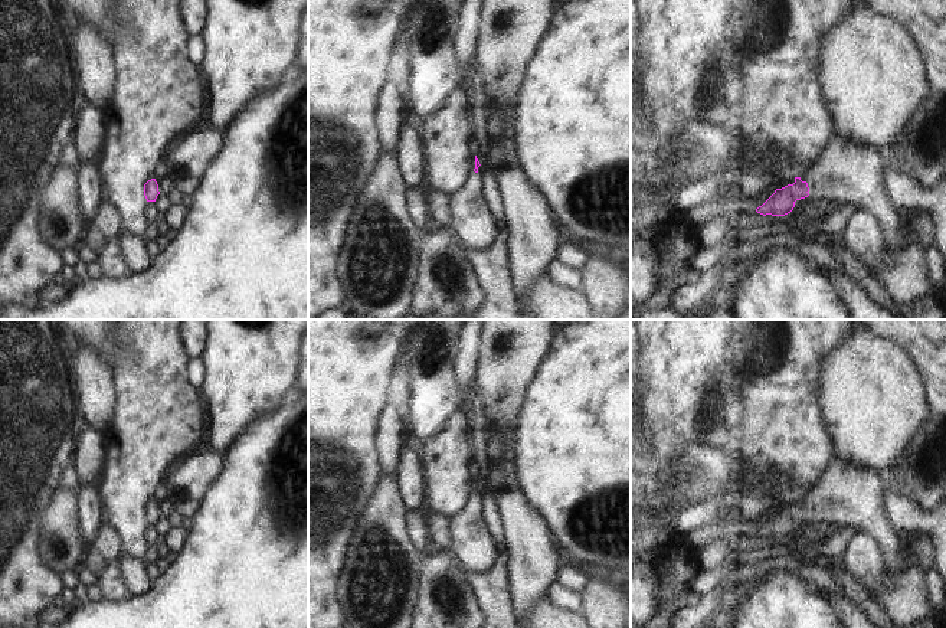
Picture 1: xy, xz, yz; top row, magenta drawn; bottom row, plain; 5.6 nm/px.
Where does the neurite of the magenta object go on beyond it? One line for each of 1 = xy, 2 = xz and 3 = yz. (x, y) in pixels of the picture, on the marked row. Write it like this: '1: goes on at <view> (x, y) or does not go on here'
1: does not go on here
2: does not go on here
3: goes on at yz (847, 172)

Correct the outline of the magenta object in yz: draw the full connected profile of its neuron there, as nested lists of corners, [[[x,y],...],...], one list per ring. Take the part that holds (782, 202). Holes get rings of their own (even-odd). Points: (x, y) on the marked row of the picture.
[[[835,135],[811,169],[811,189],[801,177],[795,177],[793,184],[776,189],[756,212],[763,216],[785,216],[793,210],[796,200],[808,196],[838,199],[854,205],[858,212],[870,212],[880,222],[887,252],[898,254],[909,243],[898,209],[886,193],[884,166],[886,156],[881,151],[860,147]]]

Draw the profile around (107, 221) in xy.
[[[104,200],[92,219],[91,226],[98,229],[105,239],[109,241],[121,232],[121,216],[112,203]]]

